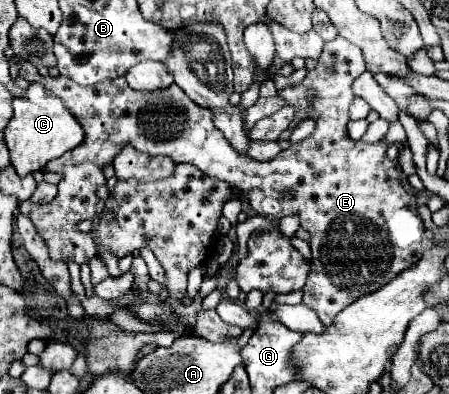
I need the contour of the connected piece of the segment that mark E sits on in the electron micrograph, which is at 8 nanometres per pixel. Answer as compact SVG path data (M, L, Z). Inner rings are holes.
M345 38L325 42L317 66L307 72L305 80L287 86L277 94L287 106L307 108L307 90L317 90L319 98L313 100L313 134L283 150L269 162L255 162L253 158L239 154L227 138L215 130L211 110L195 106L179 86L167 88L165 94L155 90L139 94L137 90L131 90L123 78L81 86L63 76L43 78L33 64L21 62L19 76L29 83L43 84L53 96L61 98L65 108L83 126L85 138L75 150L47 162L44 167L61 176L57 198L45 206L27 200L19 204L19 210L33 220L53 260L79 264L77 224L95 218L95 204L99 200L95 190L105 184L103 166L111 164L123 146L131 144L151 156L169 156L175 162L195 164L201 172L239 188L255 212L273 220L291 214L299 216L303 230L311 234L313 252L311 272L303 288L303 304L315 310L325 326L331 326L345 306L379 290L399 272L415 266L421 254L433 246L433 240L429 244L423 222L417 214L415 196L405 192L397 164L385 156L387 146L381 142L355 142L347 134L349 106L355 98L351 82L361 72L365 72L365 62L357 46ZM329 64L335 66L333 74L327 72ZM163 96L165 100L159 104L159 110L157 102Z

